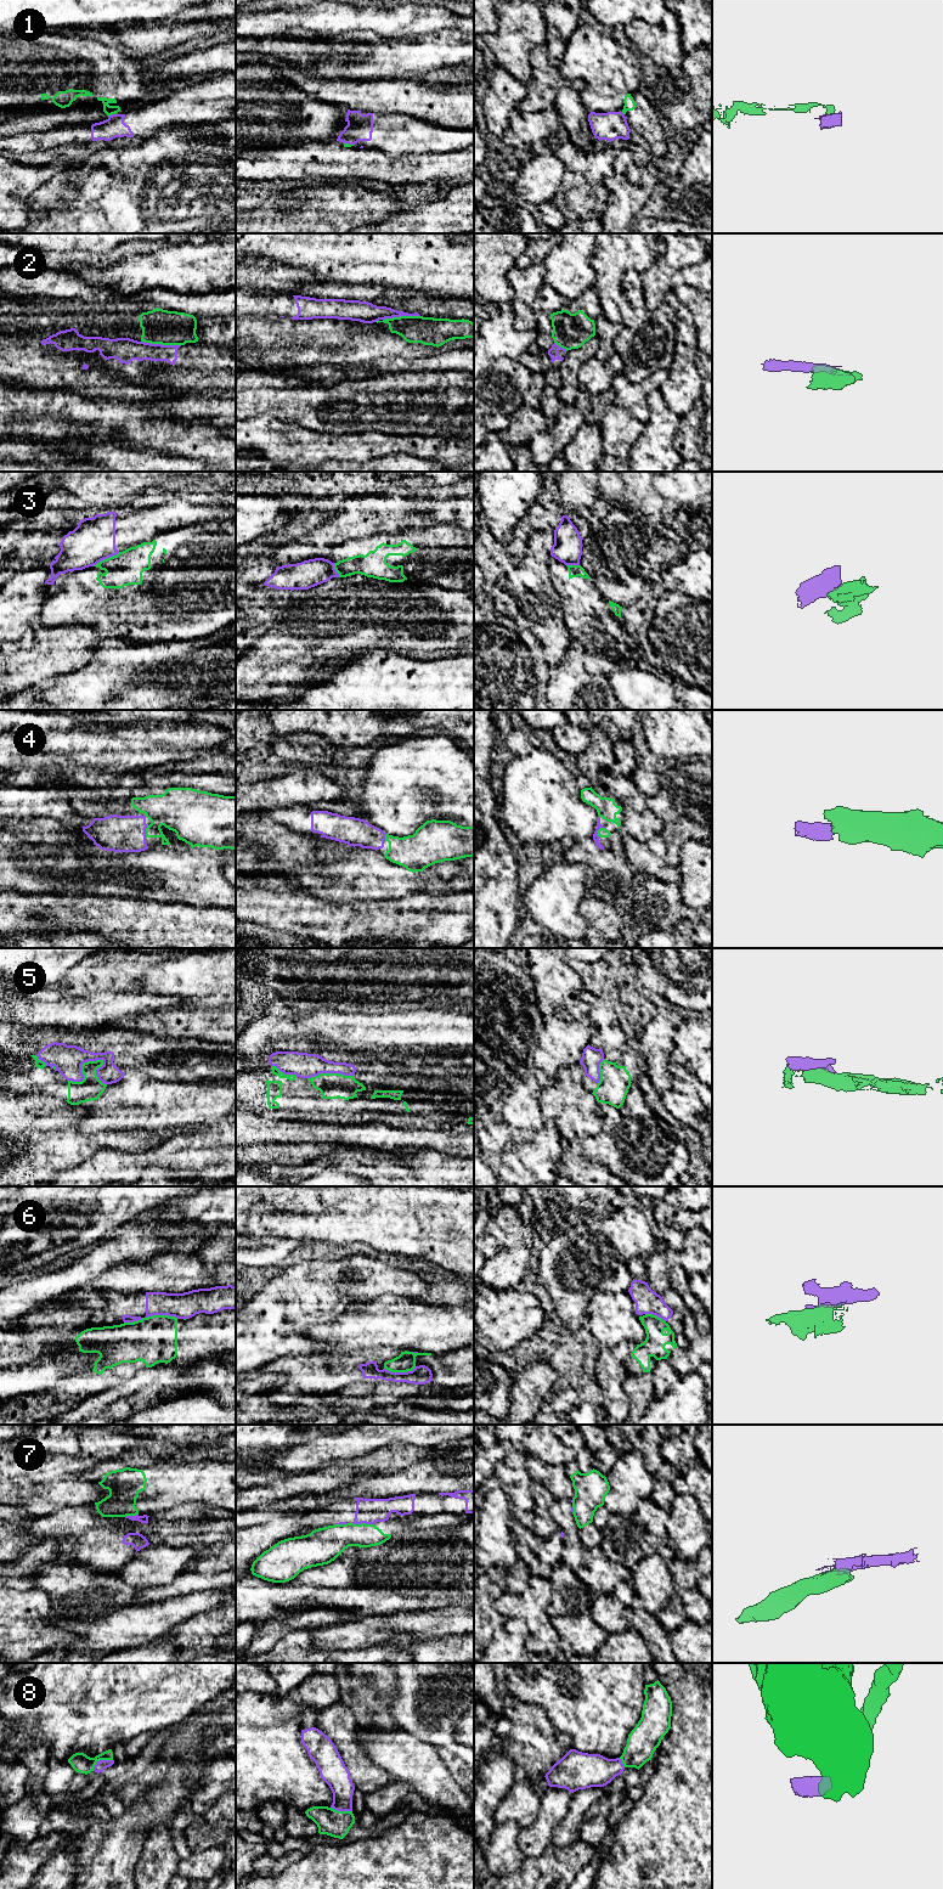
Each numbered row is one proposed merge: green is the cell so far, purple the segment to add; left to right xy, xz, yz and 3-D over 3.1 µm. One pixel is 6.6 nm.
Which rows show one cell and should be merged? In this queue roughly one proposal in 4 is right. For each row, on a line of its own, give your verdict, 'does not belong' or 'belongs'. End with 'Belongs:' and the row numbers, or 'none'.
1: does not belong
2: does not belong
3: does not belong
4: belongs
5: does not belong
6: does not belong
7: does not belong
8: belongs
Belongs: 4, 8

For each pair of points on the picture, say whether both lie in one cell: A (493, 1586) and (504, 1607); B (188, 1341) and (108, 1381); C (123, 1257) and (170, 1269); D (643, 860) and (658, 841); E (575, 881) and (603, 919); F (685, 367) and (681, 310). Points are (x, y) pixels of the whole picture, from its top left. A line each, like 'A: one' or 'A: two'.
A: two
B: one
C: two
D: one
E: two
F: one

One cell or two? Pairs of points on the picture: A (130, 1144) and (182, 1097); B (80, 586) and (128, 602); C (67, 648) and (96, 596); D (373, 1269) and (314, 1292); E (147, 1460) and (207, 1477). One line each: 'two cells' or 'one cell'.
A: two cells
B: one cell
C: two cells
D: one cell
E: two cells

